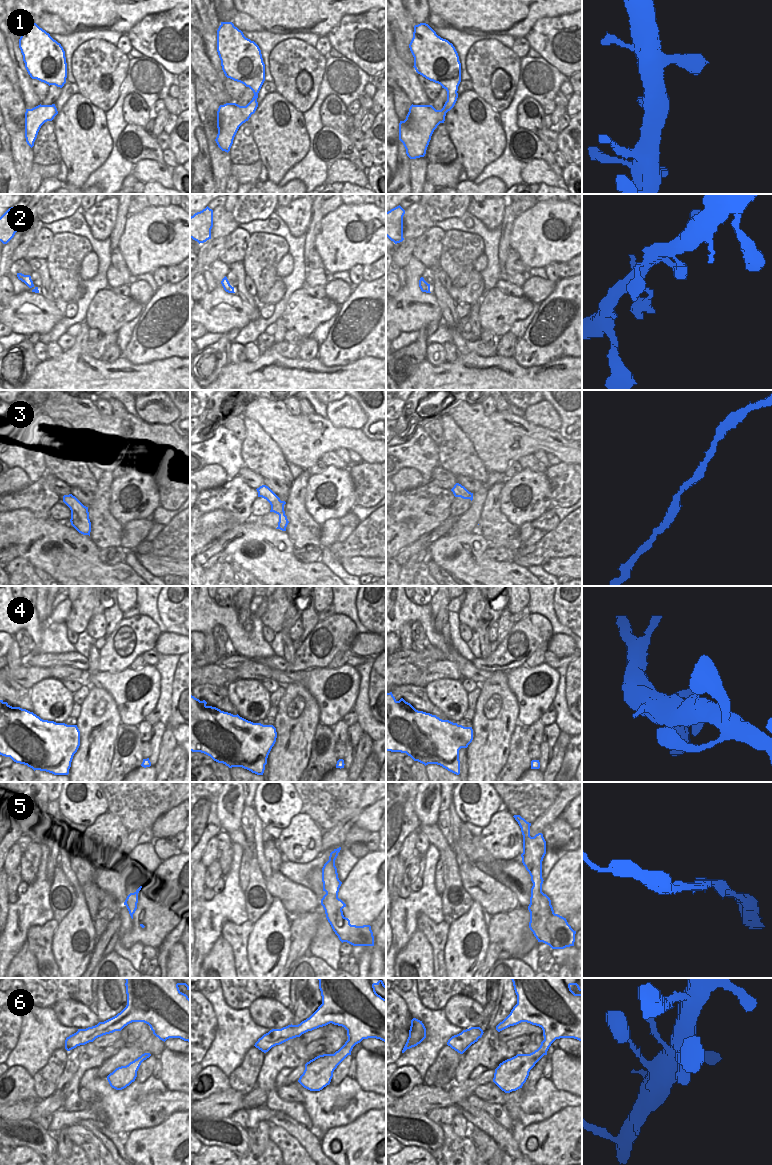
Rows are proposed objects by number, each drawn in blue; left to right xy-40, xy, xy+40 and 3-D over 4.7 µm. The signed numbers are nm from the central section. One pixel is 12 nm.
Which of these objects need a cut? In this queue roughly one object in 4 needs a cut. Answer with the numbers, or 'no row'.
no row

